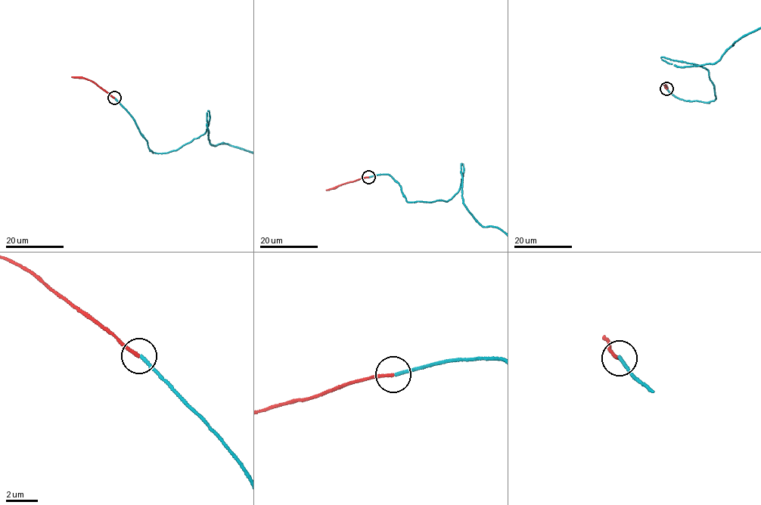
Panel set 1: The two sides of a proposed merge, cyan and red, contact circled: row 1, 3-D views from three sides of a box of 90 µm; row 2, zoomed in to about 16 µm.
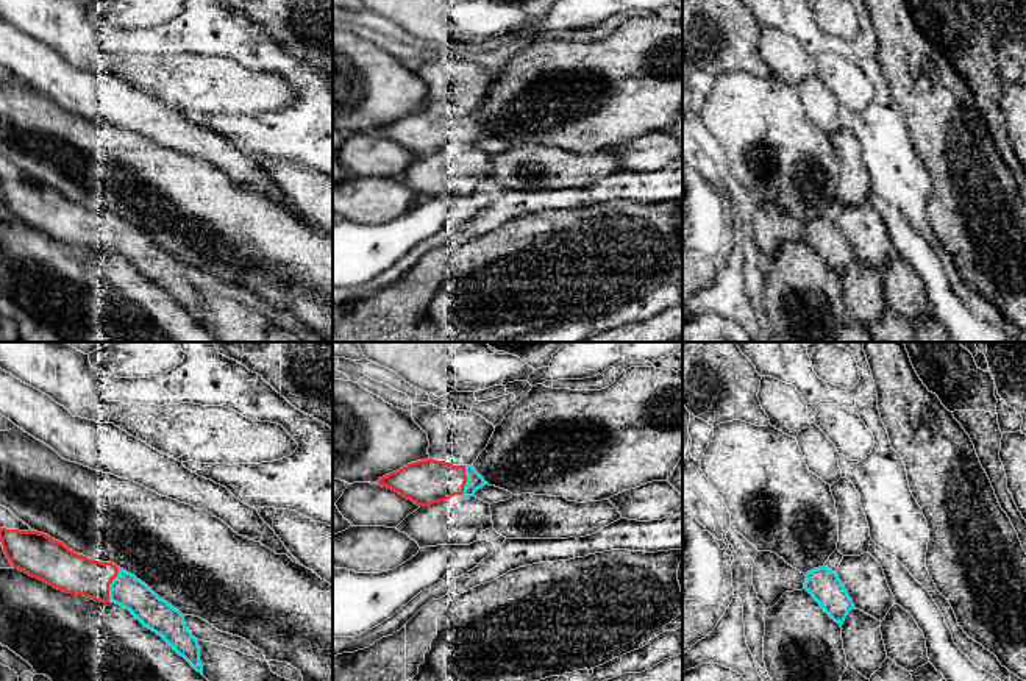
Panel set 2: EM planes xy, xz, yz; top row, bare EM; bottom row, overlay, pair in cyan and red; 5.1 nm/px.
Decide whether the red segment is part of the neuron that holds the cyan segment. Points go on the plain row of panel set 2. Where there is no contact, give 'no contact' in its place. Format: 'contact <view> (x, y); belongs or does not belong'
contact xy (111, 233); belongs

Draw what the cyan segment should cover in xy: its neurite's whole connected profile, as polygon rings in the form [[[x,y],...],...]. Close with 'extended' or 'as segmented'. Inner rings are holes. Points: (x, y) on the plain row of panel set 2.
[[[0,178],[0,192],[14,219],[58,241],[123,256],[203,325],[198,291],[187,280],[184,266],[134,225],[112,212],[78,205],[37,181]]]; extended

